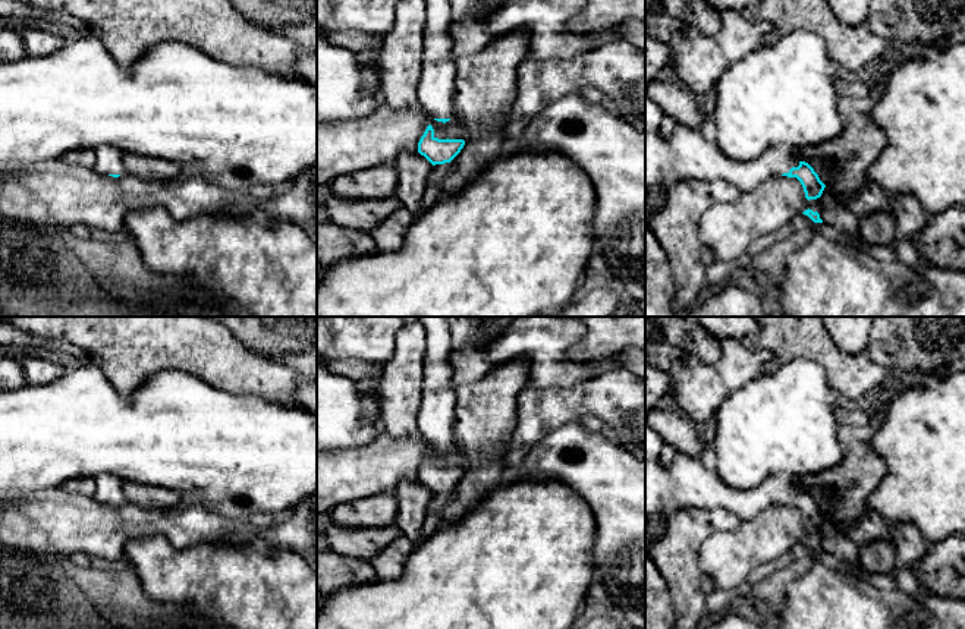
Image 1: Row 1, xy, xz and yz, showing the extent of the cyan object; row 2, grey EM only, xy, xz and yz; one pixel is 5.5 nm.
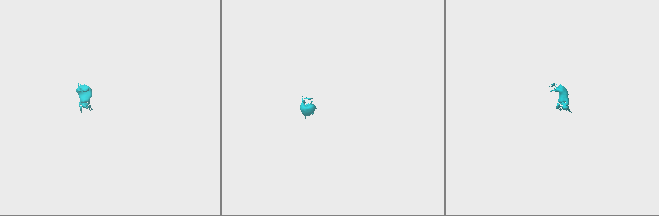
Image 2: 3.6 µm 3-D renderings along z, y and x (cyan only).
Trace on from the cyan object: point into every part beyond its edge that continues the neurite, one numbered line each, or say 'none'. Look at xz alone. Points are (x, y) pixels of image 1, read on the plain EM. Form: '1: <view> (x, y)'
1: xz (436, 414)

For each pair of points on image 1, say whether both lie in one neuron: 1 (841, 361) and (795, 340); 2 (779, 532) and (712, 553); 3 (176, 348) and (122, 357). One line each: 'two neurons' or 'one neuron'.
1: one neuron
2: one neuron
3: one neuron

